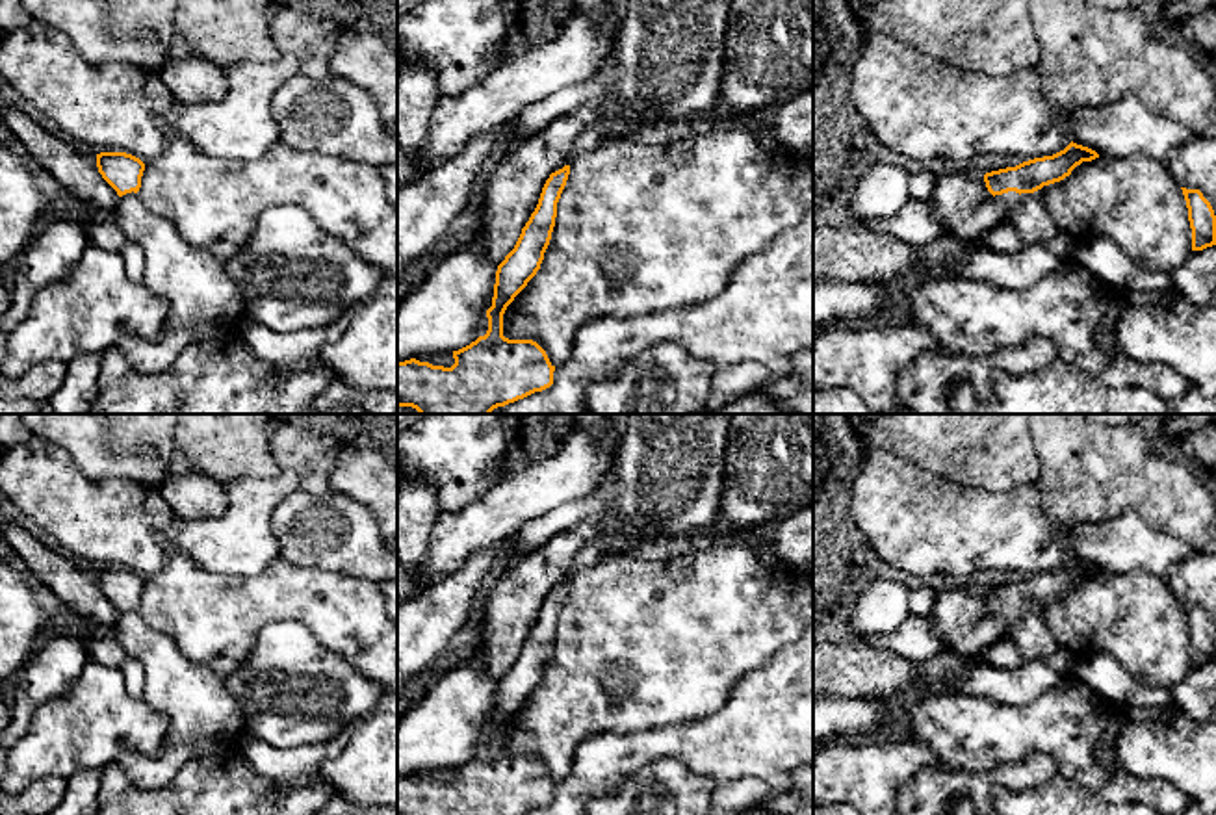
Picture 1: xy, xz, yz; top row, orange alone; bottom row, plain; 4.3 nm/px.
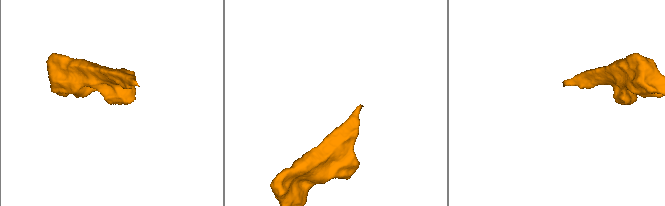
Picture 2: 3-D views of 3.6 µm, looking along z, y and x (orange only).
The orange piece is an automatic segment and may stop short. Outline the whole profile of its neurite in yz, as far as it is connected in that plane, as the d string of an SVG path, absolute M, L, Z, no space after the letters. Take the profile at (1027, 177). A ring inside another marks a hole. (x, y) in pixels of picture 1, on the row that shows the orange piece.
M1069 143L1064 150L984 175L988 191L1006 206L1006 221L1017 230L1023 251L1047 247L1060 232L1051 213L1034 195L1043 186L1064 180L1082 162L1099 154Z

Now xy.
M100 152L97 167L121 197L108 219L145 252L145 286L169 303L158 340L126 336L119 342L128 364L145 375L160 373L175 364L184 347L234 334L245 308L226 260L186 243L167 217L141 202L137 191L145 163L139 158Z

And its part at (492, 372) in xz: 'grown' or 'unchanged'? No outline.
unchanged

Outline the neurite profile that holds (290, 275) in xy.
M264 210L247 245L226 260L245 317L275 332L327 327L366 303L384 273L323 232L306 210Z

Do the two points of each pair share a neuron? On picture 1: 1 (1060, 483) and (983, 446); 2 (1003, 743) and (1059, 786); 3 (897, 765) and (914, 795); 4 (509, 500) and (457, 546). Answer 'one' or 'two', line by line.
1: two
2: two
3: two
4: one

